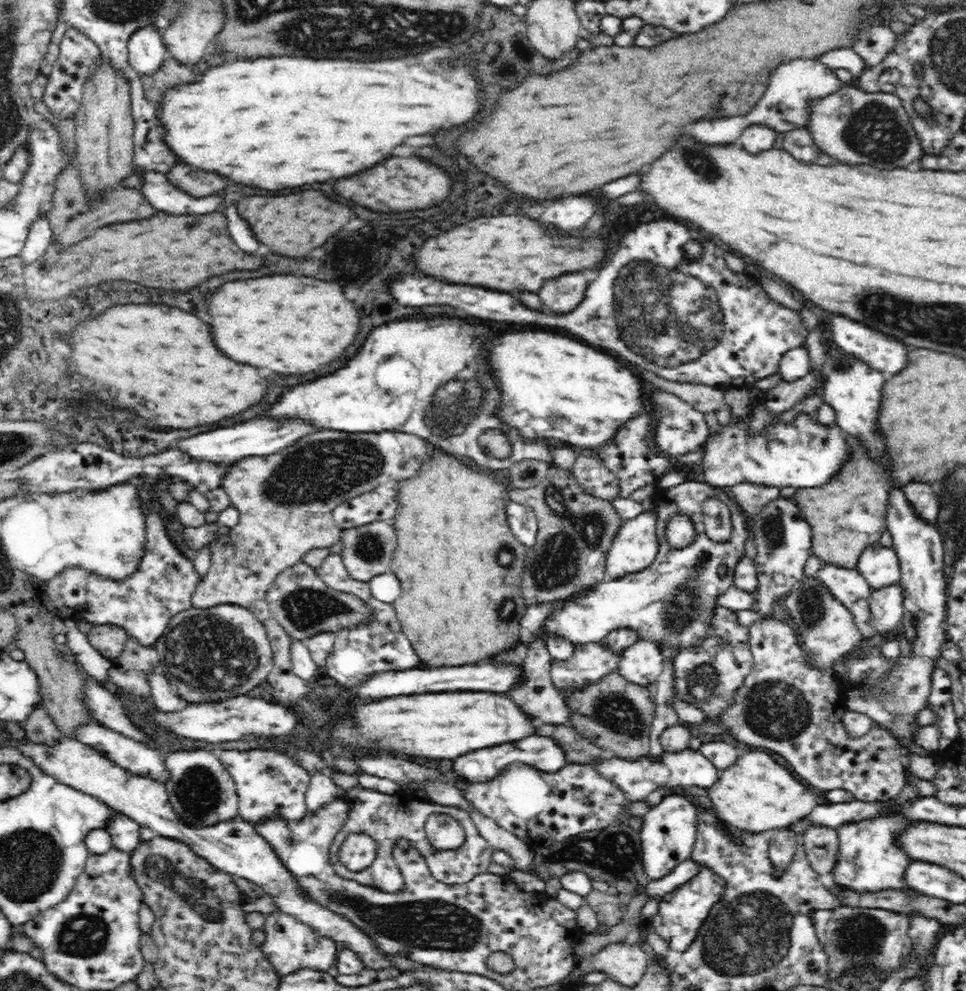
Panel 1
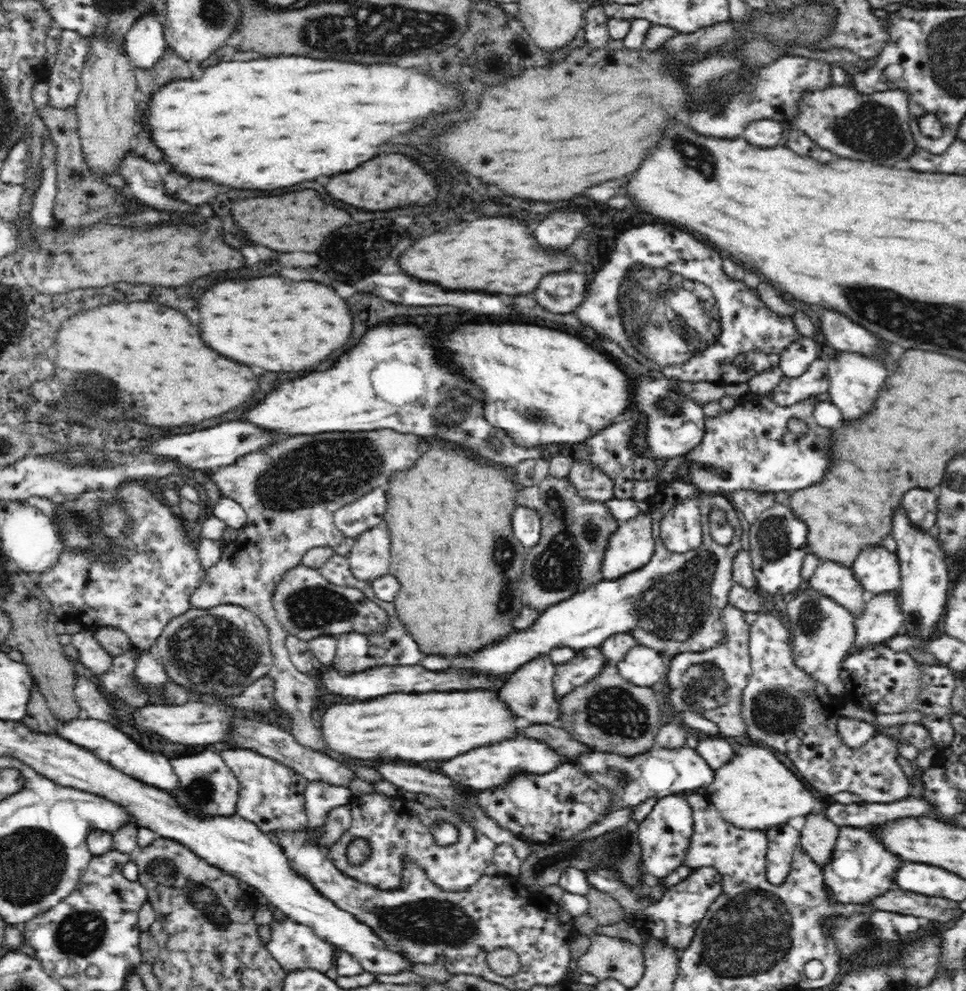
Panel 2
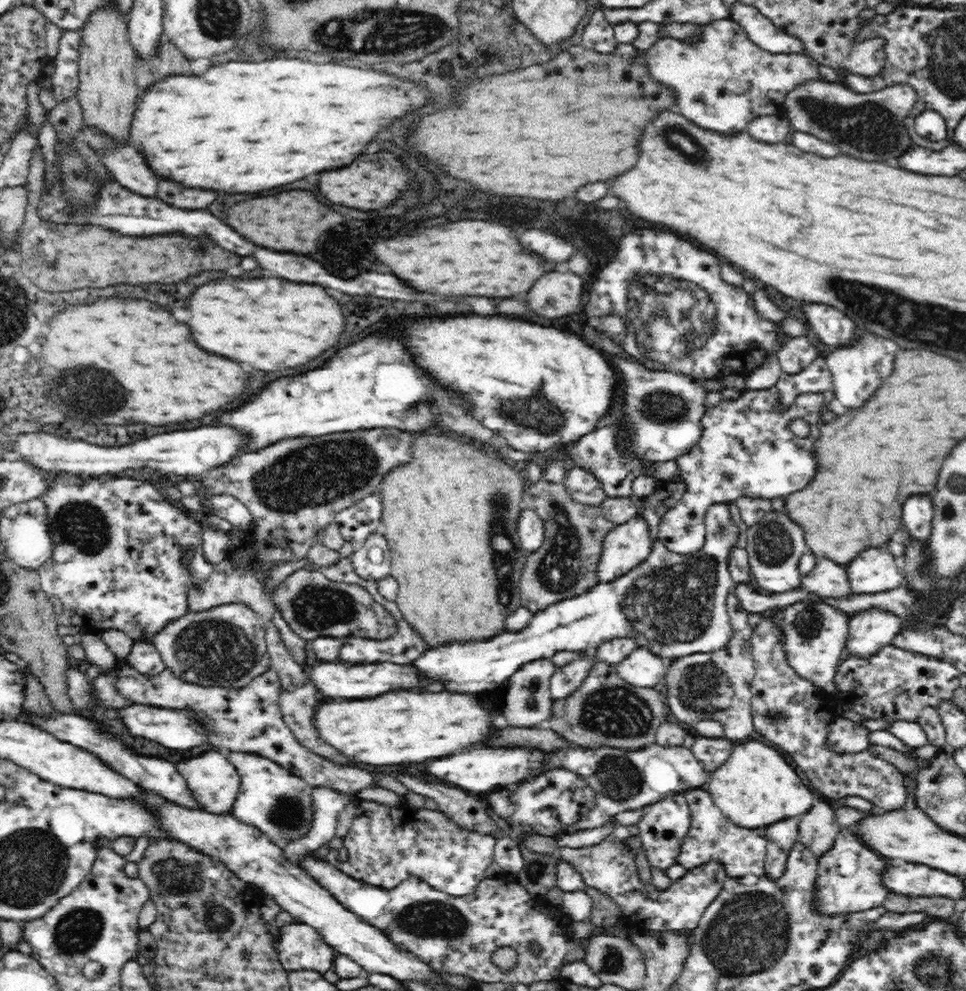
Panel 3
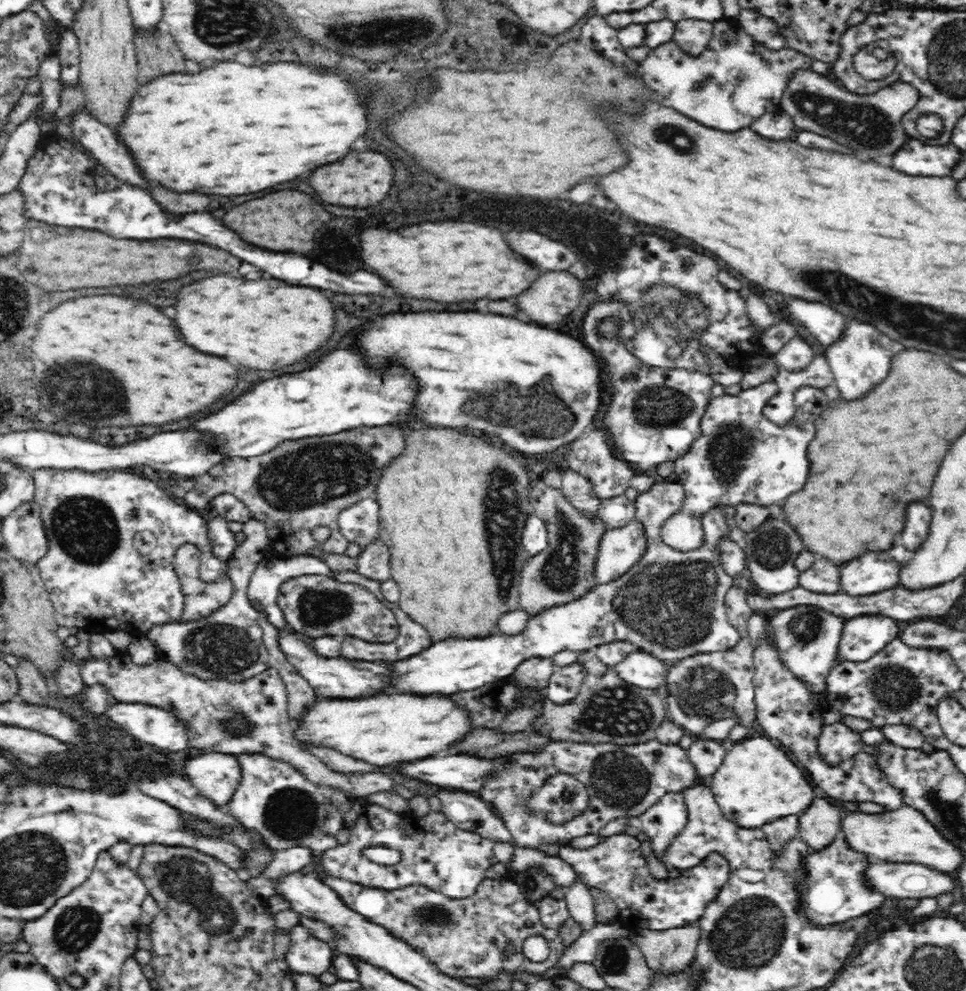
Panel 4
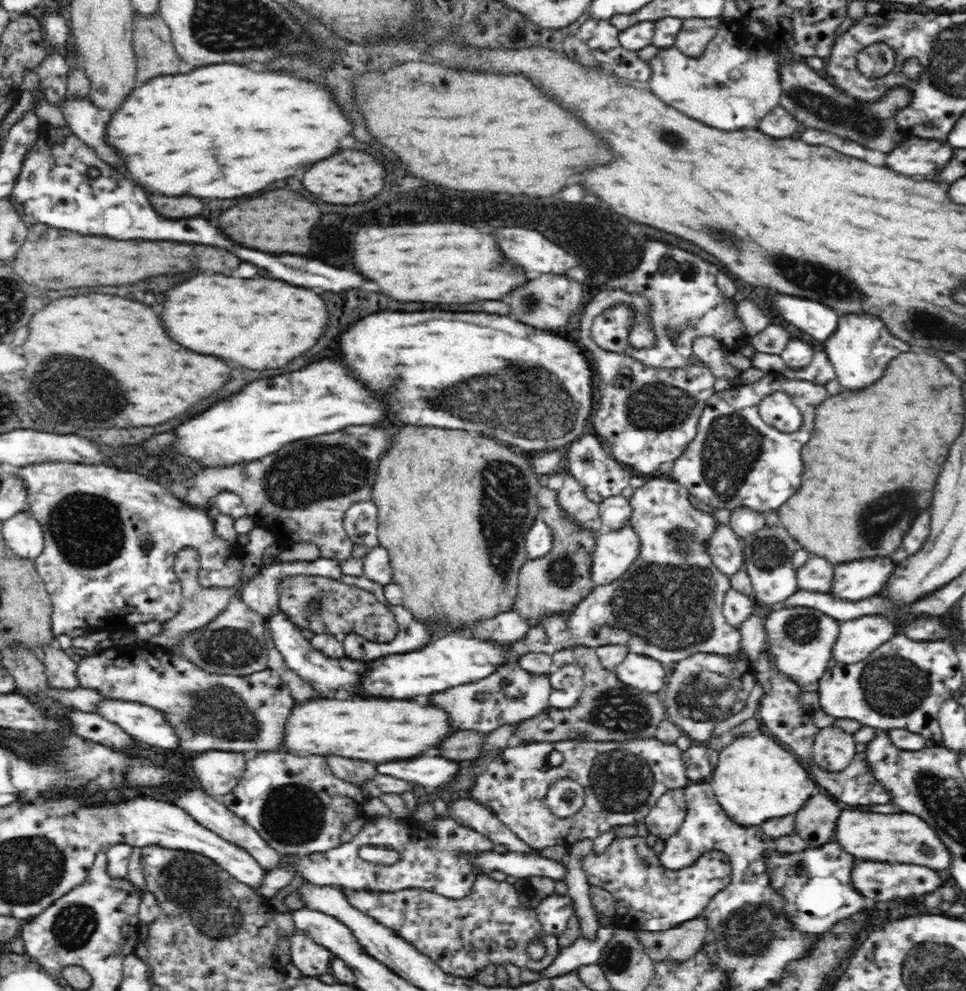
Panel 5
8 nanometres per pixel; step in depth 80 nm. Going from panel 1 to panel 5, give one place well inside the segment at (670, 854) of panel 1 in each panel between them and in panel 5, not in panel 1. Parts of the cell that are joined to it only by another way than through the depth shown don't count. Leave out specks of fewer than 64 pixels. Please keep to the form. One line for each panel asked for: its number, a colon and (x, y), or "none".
2: (664, 835)
3: (665, 823)
4: (662, 822)
5: (667, 814)

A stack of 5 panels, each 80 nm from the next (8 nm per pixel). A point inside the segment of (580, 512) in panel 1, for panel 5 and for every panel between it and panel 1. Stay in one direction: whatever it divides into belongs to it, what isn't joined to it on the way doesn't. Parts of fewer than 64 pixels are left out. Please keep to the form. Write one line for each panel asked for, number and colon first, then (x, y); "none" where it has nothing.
2: (567, 560)
3: (564, 567)
4: (563, 573)
5: (552, 586)

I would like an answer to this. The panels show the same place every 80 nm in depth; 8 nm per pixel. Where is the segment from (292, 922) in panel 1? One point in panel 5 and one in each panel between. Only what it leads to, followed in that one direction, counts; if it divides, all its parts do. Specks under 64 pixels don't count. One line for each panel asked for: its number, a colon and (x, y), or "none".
2: (295, 946)
3: (300, 947)
4: (305, 955)
5: (312, 959)

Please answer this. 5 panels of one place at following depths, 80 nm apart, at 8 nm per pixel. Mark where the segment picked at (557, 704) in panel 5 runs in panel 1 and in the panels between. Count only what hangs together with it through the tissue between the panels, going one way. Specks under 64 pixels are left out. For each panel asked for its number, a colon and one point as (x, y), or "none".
1: (591, 663)
2: (586, 666)
3: (566, 680)
4: (564, 685)

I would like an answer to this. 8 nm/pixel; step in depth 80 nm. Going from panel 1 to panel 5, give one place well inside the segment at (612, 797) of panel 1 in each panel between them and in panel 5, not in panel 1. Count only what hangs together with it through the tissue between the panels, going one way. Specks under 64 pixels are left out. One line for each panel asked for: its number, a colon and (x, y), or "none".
2: (551, 807)
3: (559, 798)
4: (563, 797)
5: (567, 797)

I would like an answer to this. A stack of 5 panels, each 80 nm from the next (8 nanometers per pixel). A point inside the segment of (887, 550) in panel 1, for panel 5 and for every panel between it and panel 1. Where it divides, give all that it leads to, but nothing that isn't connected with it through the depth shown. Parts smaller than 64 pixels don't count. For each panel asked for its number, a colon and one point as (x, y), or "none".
2: (876, 570)
3: (873, 571)
4: (868, 574)
5: (854, 581)

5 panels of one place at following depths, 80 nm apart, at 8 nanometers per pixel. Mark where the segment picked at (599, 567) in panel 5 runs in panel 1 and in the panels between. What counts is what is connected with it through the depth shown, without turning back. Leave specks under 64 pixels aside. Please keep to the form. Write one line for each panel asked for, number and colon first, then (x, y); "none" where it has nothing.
1: (635, 545)
2: (630, 546)
3: (626, 545)
4: (620, 548)

